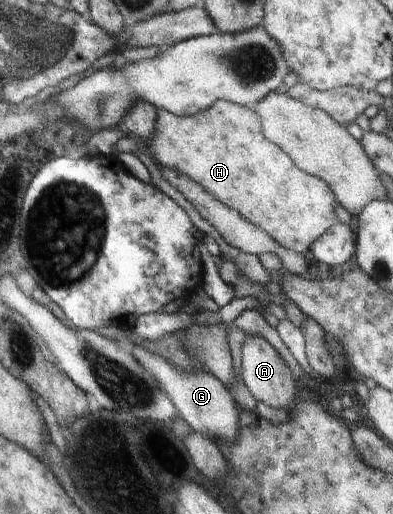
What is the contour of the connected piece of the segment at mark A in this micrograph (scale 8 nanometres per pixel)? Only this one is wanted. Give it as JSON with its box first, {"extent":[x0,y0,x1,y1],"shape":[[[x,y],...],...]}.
{"extent":[239,335,299,412],"shape":[[[251,335],[249,339],[244,341],[241,352],[241,363],[243,365],[239,372],[245,386],[249,388],[255,400],[261,401],[269,407],[287,407],[290,412],[293,411],[295,395],[297,395],[295,392],[299,383],[295,380],[295,375],[289,369],[289,363],[285,363],[281,353],[267,339],[255,337],[255,335]]]}

